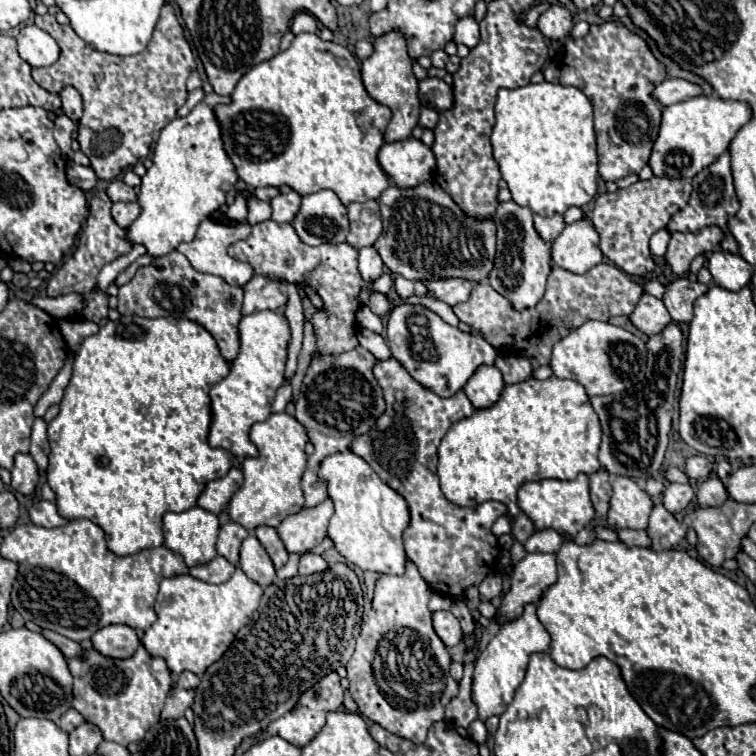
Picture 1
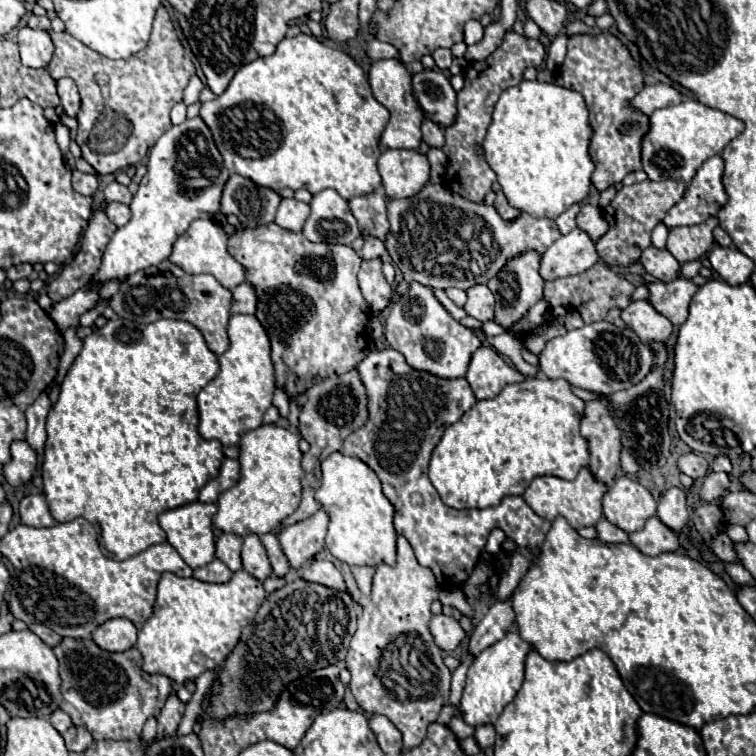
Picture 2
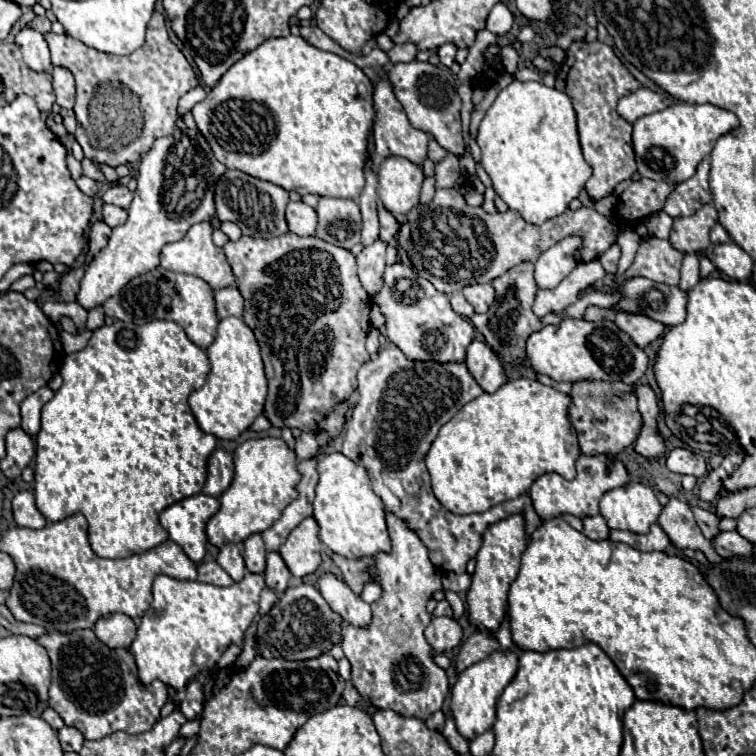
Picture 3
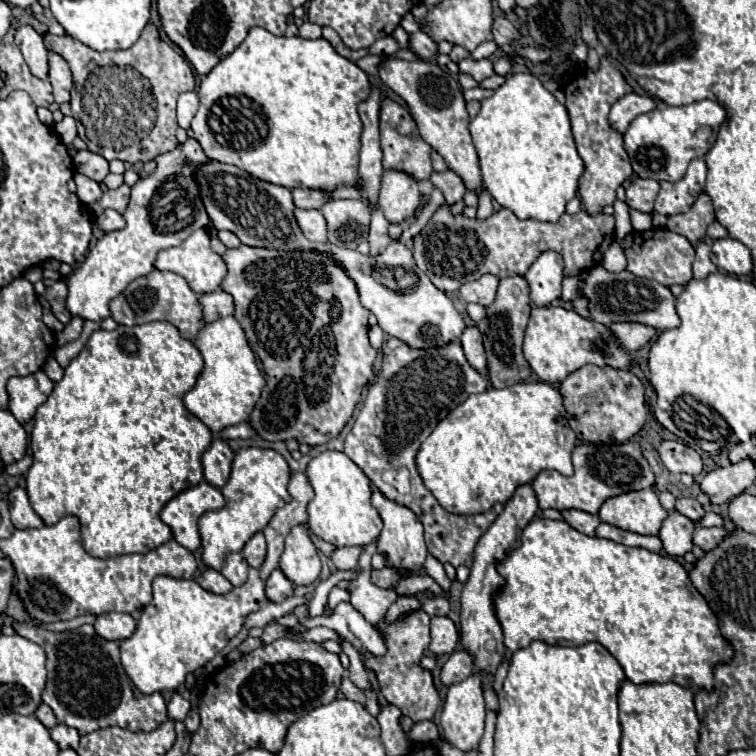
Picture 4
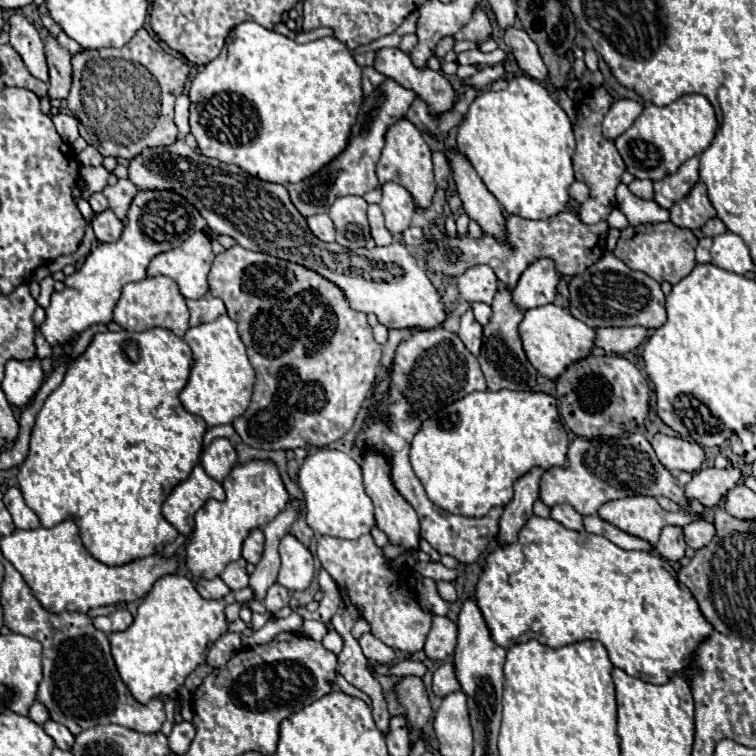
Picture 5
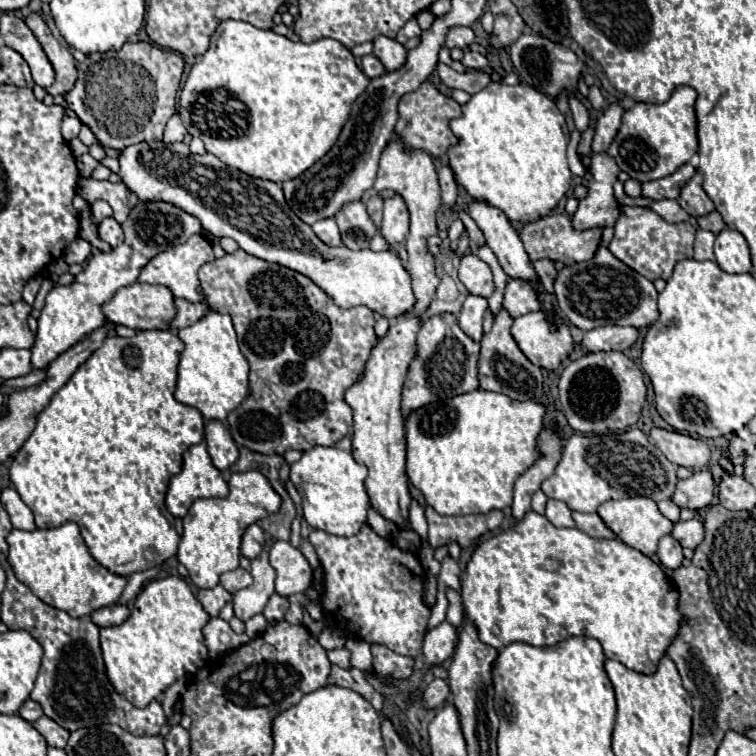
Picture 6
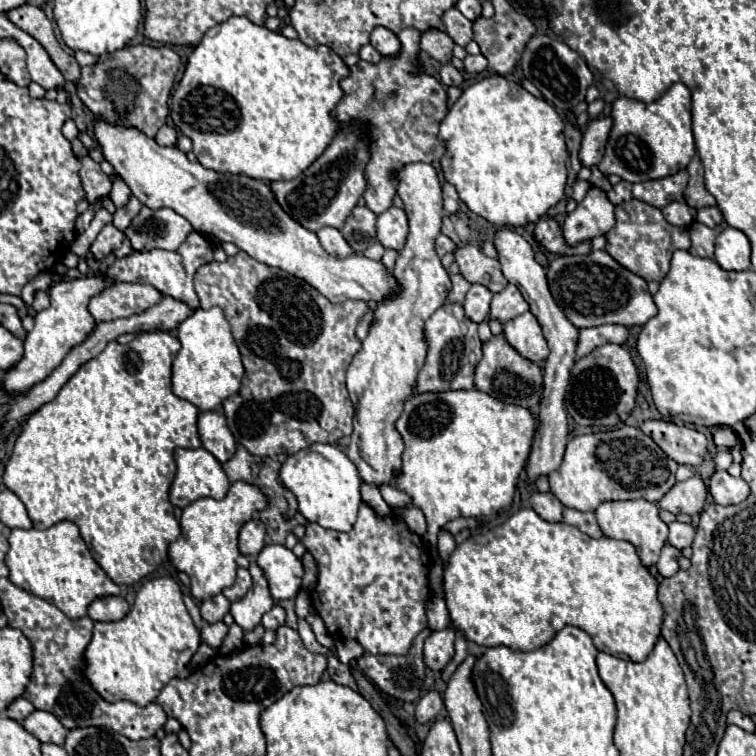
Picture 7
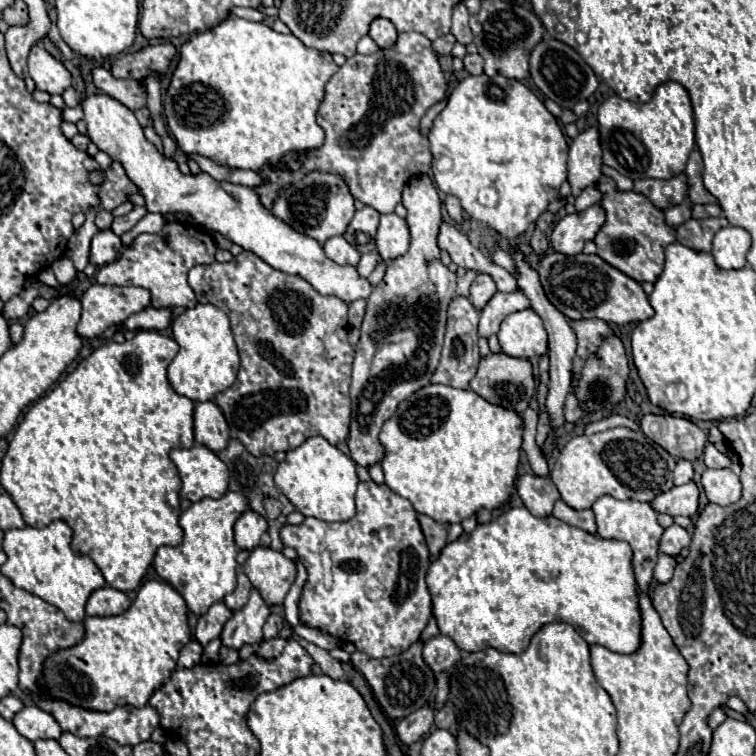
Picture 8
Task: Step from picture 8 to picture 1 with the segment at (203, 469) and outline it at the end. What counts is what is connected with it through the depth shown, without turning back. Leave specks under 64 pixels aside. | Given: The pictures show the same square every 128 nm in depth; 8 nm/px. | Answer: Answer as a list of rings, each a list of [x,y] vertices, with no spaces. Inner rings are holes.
[[[204,508],[164,514],[164,546],[184,558],[188,568],[208,564],[216,556],[218,516]]]

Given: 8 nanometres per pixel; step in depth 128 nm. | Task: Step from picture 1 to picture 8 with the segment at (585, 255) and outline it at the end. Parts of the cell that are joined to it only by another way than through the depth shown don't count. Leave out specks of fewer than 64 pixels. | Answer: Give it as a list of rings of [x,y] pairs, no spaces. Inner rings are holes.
[[[514,290],[514,292],[508,292],[508,294],[496,292],[480,312],[480,326],[478,326],[480,336],[488,338],[488,336],[496,334],[498,328],[500,328],[500,322],[508,314],[520,312],[520,310],[526,310],[526,308],[530,308],[530,302],[520,290]]]

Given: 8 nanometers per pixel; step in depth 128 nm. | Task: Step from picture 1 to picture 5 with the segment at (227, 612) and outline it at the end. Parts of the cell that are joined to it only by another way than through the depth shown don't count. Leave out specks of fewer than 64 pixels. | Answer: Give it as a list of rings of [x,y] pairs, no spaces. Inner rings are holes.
[[[162,576],[140,602],[132,626],[124,632],[110,634],[116,668],[132,696],[140,704],[146,704],[156,696],[172,694],[198,664],[206,662],[210,646],[228,632],[226,606],[252,600],[256,600],[252,588],[230,592],[222,600],[206,600],[186,576]]]

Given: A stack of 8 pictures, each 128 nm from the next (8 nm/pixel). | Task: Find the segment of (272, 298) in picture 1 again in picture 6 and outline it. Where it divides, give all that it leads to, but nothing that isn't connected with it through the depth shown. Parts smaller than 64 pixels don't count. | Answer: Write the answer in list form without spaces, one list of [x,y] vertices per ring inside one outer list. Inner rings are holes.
[[[176,298],[176,318],[172,322],[172,330],[180,330],[184,326],[192,326],[196,324],[204,314],[210,312],[210,306],[206,302],[198,302],[198,304],[192,304],[184,298]]]

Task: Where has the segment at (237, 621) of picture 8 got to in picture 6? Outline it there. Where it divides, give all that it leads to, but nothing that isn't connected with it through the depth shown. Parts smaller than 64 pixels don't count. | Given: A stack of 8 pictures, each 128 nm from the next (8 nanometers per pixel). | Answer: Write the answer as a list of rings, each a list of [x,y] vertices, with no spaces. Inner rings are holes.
[[[270,538],[266,542],[264,550],[260,552],[260,556],[252,560],[250,574],[252,574],[254,582],[248,588],[244,588],[232,596],[234,598],[234,614],[240,620],[248,620],[250,616],[262,612],[268,598],[274,592],[276,570],[272,570],[270,562],[268,562],[268,550],[272,548],[272,544],[274,544],[274,538]]]

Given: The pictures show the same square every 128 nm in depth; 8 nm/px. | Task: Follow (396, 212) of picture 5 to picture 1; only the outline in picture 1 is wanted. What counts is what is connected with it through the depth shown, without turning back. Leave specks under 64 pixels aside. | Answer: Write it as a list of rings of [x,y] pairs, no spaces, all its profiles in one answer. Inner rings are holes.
[[[412,136],[386,142],[378,152],[378,162],[400,188],[412,188],[420,182],[432,180],[436,168],[434,152],[422,140]]]

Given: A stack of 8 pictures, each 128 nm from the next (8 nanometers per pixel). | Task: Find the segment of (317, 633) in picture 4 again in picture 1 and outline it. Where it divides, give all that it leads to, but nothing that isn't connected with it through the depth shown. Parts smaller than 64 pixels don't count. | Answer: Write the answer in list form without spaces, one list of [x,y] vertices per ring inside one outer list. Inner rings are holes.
[[[412,562],[406,564],[406,574],[402,576],[382,574],[376,582],[372,608],[362,624],[360,636],[356,638],[356,652],[346,664],[346,678],[350,682],[348,690],[358,704],[360,714],[380,724],[388,732],[408,738],[412,742],[426,740],[426,730],[434,722],[444,720],[444,708],[458,694],[458,682],[450,674],[450,654],[432,626],[432,612],[428,610],[430,596],[430,586],[422,580]]]

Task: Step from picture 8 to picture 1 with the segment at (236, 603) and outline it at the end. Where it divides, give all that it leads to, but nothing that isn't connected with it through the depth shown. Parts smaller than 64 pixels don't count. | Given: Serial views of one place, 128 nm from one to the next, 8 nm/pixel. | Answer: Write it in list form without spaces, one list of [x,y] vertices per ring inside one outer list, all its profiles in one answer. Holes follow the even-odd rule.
[[[226,522],[224,526],[220,526],[220,534],[218,534],[218,542],[216,542],[218,554],[230,560],[232,564],[238,564],[240,544],[246,536],[248,536],[248,530],[244,526],[236,522]]]

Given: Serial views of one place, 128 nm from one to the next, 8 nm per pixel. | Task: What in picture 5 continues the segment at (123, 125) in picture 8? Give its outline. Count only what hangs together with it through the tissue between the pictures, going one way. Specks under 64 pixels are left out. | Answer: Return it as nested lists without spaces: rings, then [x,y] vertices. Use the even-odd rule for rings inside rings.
[[[184,138],[164,148],[144,150],[130,160],[128,172],[128,178],[140,190],[174,190],[184,196],[198,208],[214,234],[232,236],[248,250],[264,252],[320,272],[324,278],[342,288],[354,310],[376,314],[378,322],[386,328],[432,330],[442,326],[448,318],[440,292],[418,266],[416,256],[402,242],[396,240],[390,246],[372,250],[344,250],[344,246],[336,242],[320,242],[310,232],[304,216],[296,210],[296,206],[292,206],[286,186],[264,182],[234,164],[202,156],[194,152]]]

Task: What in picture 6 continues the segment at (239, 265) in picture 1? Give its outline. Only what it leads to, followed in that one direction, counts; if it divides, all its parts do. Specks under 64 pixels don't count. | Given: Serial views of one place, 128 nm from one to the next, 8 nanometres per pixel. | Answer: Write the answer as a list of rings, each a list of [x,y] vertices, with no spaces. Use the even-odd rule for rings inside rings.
[[[194,234],[186,244],[168,248],[164,252],[160,252],[158,256],[154,256],[140,272],[138,282],[148,282],[148,284],[164,284],[172,290],[172,294],[176,298],[184,298],[190,302],[202,302],[202,290],[200,290],[200,280],[198,280],[198,270],[200,266],[204,266],[206,262],[214,260],[214,252],[212,246],[208,244],[208,240],[202,234]]]

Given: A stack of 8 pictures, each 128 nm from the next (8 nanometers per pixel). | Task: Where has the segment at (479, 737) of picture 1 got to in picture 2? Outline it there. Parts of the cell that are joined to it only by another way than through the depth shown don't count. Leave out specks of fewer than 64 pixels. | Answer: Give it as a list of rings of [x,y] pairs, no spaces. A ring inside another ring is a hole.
[[[452,718],[450,724],[448,724],[448,728],[456,734],[458,740],[462,740],[462,738],[466,738],[466,736],[472,736],[474,730],[476,730],[476,726],[468,726],[462,718]]]

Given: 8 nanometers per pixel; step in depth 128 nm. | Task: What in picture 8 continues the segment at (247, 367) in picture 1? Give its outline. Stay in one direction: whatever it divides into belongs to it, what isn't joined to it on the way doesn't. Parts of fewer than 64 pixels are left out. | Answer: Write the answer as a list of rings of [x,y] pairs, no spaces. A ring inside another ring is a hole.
[[[198,304],[174,318],[172,332],[180,350],[168,366],[168,380],[178,394],[190,398],[192,402],[212,402],[218,392],[228,390],[228,386],[236,382],[240,358],[224,310],[214,304]]]

